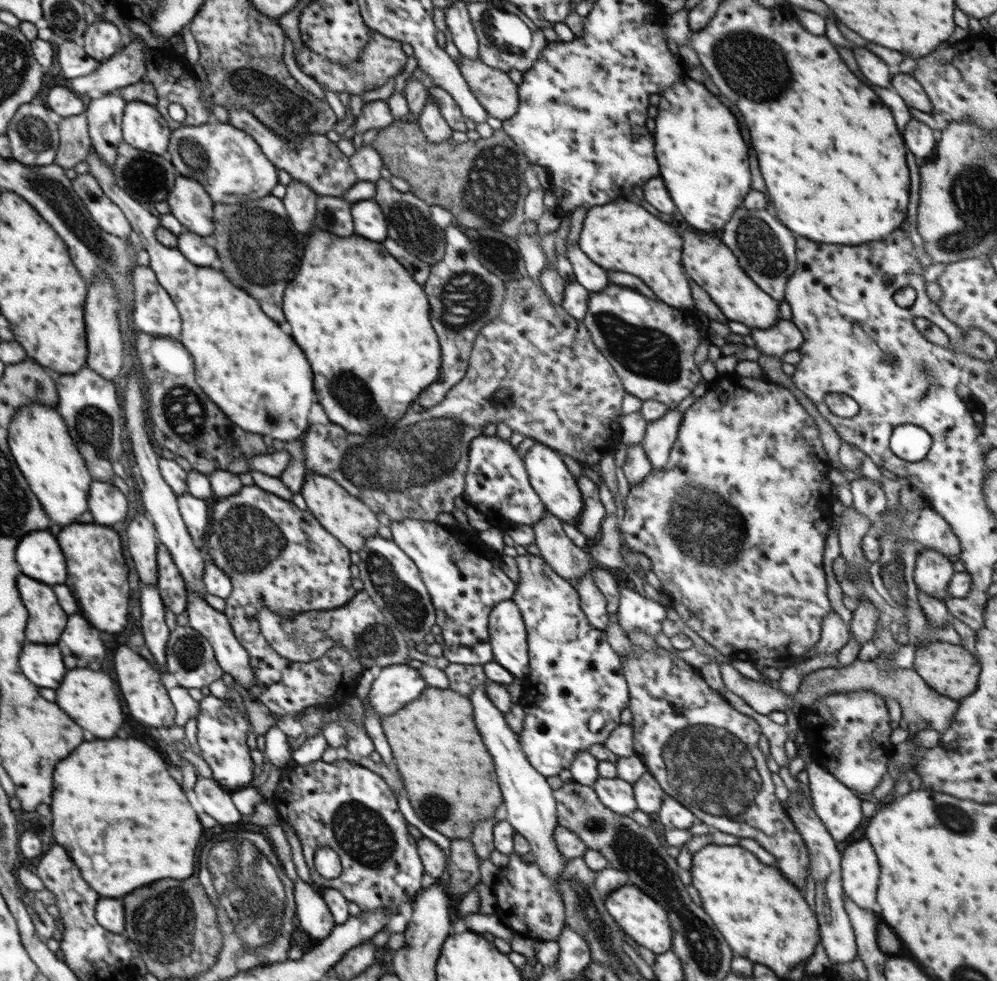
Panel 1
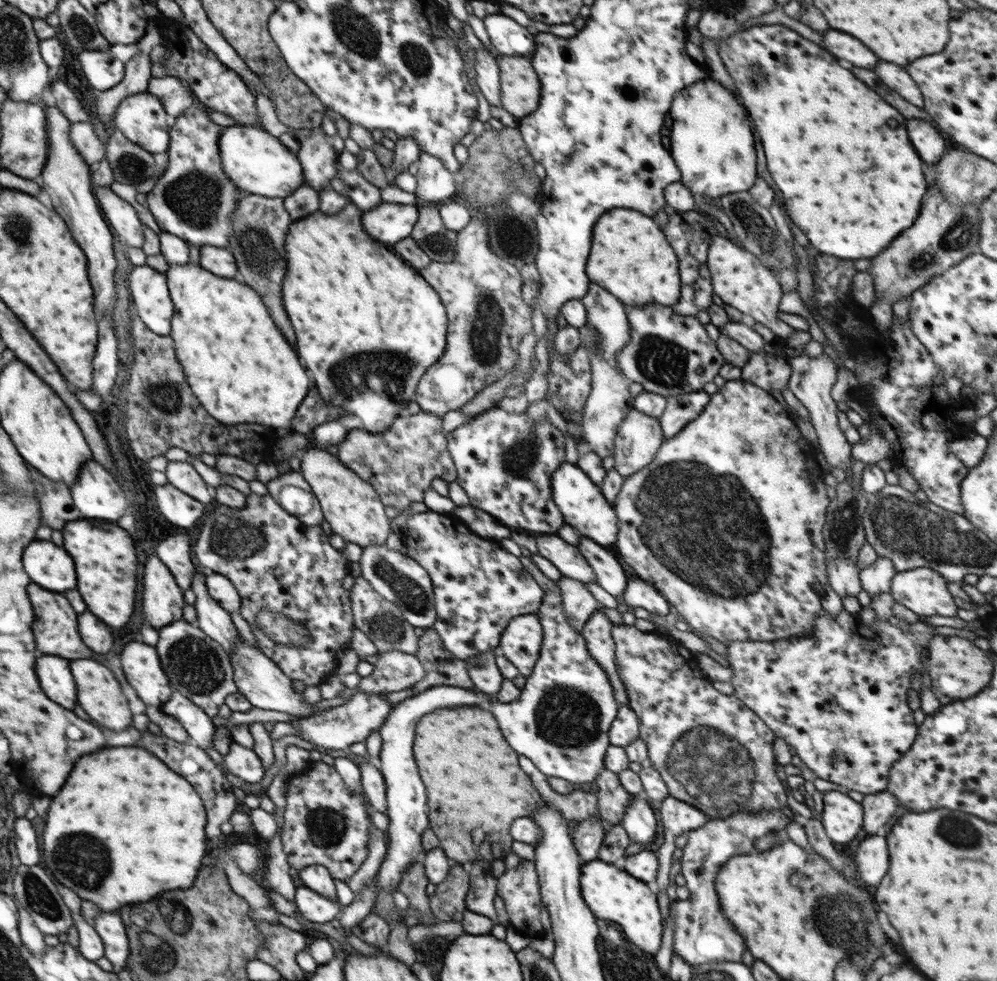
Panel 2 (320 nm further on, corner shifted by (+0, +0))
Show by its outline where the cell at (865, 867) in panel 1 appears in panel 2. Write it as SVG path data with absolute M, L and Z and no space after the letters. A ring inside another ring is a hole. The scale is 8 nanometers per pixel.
M885 833L862 837L854 858L860 882L871 890L878 886L890 866Z

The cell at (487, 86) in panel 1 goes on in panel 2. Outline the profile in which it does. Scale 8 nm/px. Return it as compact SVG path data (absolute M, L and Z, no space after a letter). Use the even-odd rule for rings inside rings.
M528 56L496 58L501 80L501 106L518 119L534 112L540 102L541 84Z

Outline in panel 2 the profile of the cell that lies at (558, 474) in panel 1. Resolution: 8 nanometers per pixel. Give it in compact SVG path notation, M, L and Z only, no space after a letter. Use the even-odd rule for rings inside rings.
M564 461L551 478L552 496L556 506L564 515L566 524L574 528L578 535L591 538L607 548L614 547L619 526L613 504L602 494L601 487L576 464Z

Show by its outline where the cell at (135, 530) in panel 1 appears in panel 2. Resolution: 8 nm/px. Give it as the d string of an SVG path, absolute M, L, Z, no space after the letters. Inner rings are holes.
M152 555L148 558L144 571L144 616L150 622L150 626L157 631L166 628L177 620L183 620L182 609L185 602L183 590L175 581L171 569L158 557Z

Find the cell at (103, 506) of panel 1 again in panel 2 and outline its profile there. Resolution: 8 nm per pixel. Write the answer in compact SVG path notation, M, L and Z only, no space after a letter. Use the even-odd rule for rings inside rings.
M90 460L84 478L69 486L76 508L86 518L118 520L126 512L126 496L106 470L102 463Z

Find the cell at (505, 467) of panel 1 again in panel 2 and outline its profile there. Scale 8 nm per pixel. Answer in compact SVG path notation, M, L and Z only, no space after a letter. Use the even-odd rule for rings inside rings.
M498 406L482 411L447 434L448 451L457 470L457 483L468 495L469 504L491 514L509 529L556 534L566 524L552 496L551 478L565 461L564 434L548 420L532 420L525 413L509 413Z

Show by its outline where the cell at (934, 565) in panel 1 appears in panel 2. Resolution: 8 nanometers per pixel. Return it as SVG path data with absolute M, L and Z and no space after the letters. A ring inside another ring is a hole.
M915 568L897 572L891 580L891 595L919 616L956 616L958 607L947 587L947 580L930 568Z

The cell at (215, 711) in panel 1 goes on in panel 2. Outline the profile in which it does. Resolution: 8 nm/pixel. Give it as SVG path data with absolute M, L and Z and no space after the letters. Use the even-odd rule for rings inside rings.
M237 742L230 743L229 752L223 756L224 766L232 774L250 784L260 783L265 775L265 768L260 757L250 748Z

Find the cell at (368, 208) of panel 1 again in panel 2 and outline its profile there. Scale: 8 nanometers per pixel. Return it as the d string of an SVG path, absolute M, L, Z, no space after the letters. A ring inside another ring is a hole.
M382 202L378 207L364 212L362 216L364 230L372 238L390 244L410 237L418 220L419 211L416 203L400 205Z

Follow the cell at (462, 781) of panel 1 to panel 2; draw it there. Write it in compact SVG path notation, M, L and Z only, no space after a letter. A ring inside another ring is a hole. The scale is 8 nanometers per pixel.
M458 706L434 710L422 716L416 726L414 758L428 790L430 828L439 838L439 846L447 857L465 867L477 860L504 860L515 841L510 834L512 820L530 817L537 808L546 805L538 790L532 786L528 774L520 770L518 754L508 746L496 718L488 710Z

